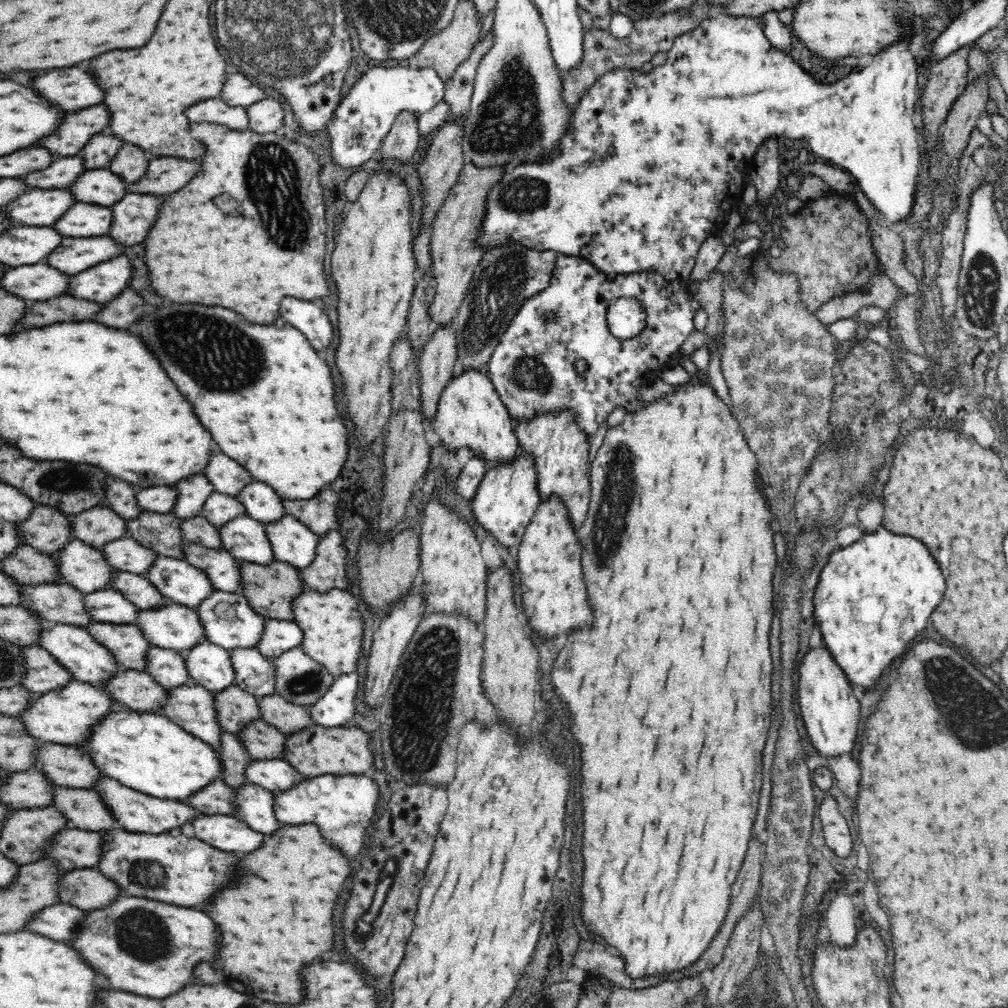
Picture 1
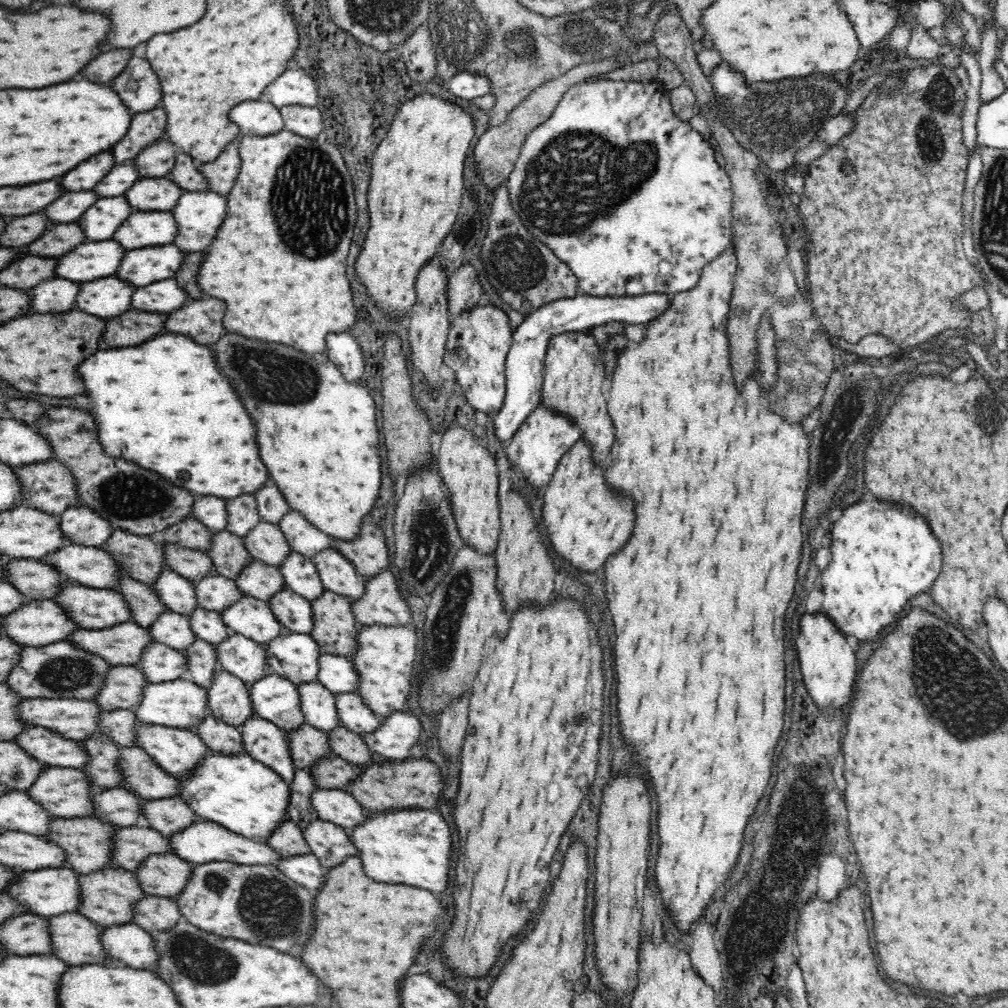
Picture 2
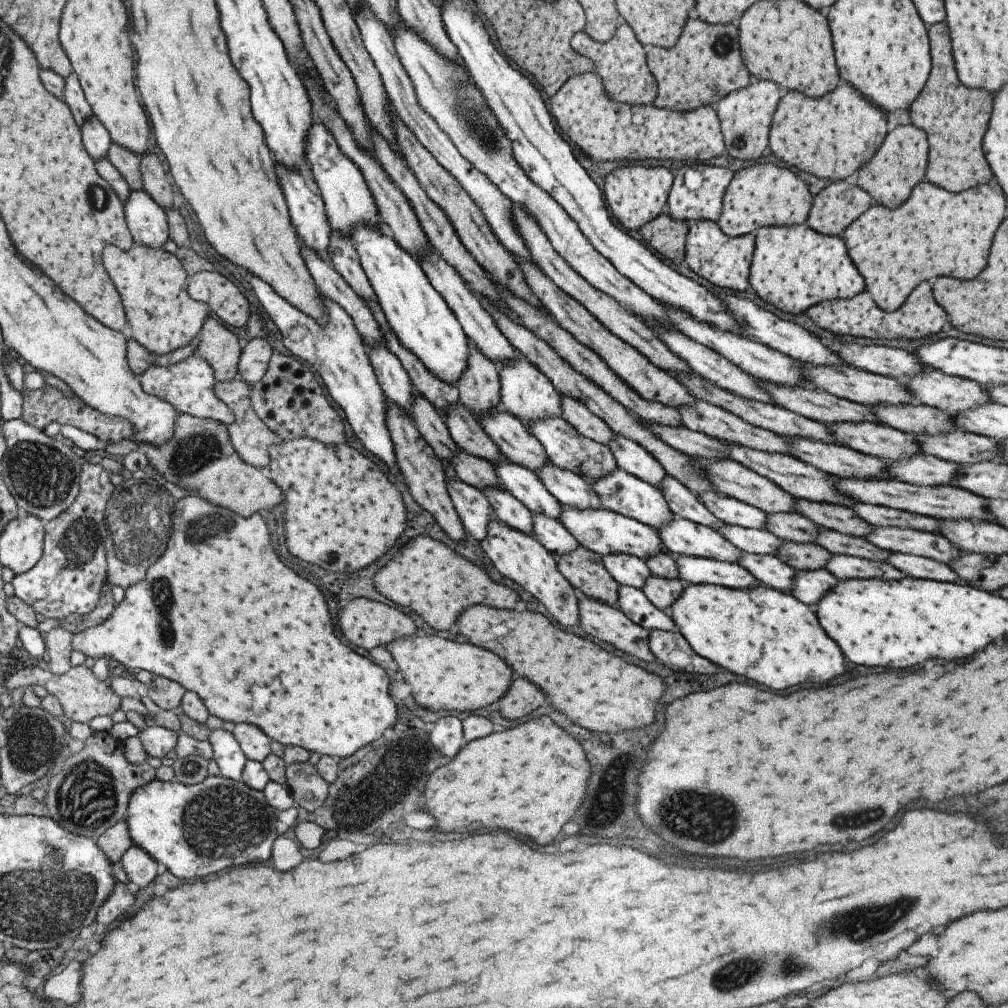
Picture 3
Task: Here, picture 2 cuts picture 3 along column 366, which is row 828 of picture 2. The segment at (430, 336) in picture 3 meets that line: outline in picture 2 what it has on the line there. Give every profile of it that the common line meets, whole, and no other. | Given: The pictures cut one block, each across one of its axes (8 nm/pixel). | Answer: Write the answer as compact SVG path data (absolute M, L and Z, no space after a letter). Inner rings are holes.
M209 751L200 764L192 768L186 776L176 776L180 783L180 794L178 797L184 799L192 811L201 820L217 822L220 826L230 830L232 833L241 834L252 841L266 842L274 828L289 820L288 804L290 804L290 787L288 783L262 762L247 754L222 754L221 752Z

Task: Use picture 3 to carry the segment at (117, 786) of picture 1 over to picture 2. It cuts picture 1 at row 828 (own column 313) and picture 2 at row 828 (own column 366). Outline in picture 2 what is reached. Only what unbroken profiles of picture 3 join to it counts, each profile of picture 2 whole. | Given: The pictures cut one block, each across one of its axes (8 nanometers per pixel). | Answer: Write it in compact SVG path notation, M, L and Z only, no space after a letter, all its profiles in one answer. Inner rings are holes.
M198 820L170 837L169 842L173 853L192 865L224 861L244 866L279 866L279 855L266 842L252 841L232 833L214 821Z

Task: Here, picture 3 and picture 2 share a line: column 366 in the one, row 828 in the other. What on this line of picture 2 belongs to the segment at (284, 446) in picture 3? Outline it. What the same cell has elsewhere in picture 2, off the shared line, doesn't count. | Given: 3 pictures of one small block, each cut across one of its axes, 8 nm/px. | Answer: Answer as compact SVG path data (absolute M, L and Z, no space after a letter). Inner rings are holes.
M559 597L549 600L545 605L534 605L534 603L524 603L511 614L510 628L507 633L497 641L489 641L485 646L482 660L474 682L472 682L469 693L468 714L465 739L461 754L460 763L460 784L456 792L456 807L453 810L453 819L458 830L458 844L460 844L460 856L458 856L458 866L454 868L456 876L455 887L453 888L453 898L455 901L456 916L454 922L446 934L444 940L444 960L450 968L458 970L460 974L466 976L484 976L492 964L496 962L496 956L502 952L504 944L510 940L510 936L516 936L522 932L524 924L534 916L538 910L540 900L544 896L546 886L550 884L550 862L556 852L556 846L562 838L568 822L578 810L588 792L596 768L598 768L598 740L600 740L600 726L602 726L602 708L604 708L604 674L602 674L602 646L598 630L580 601L568 597Z

